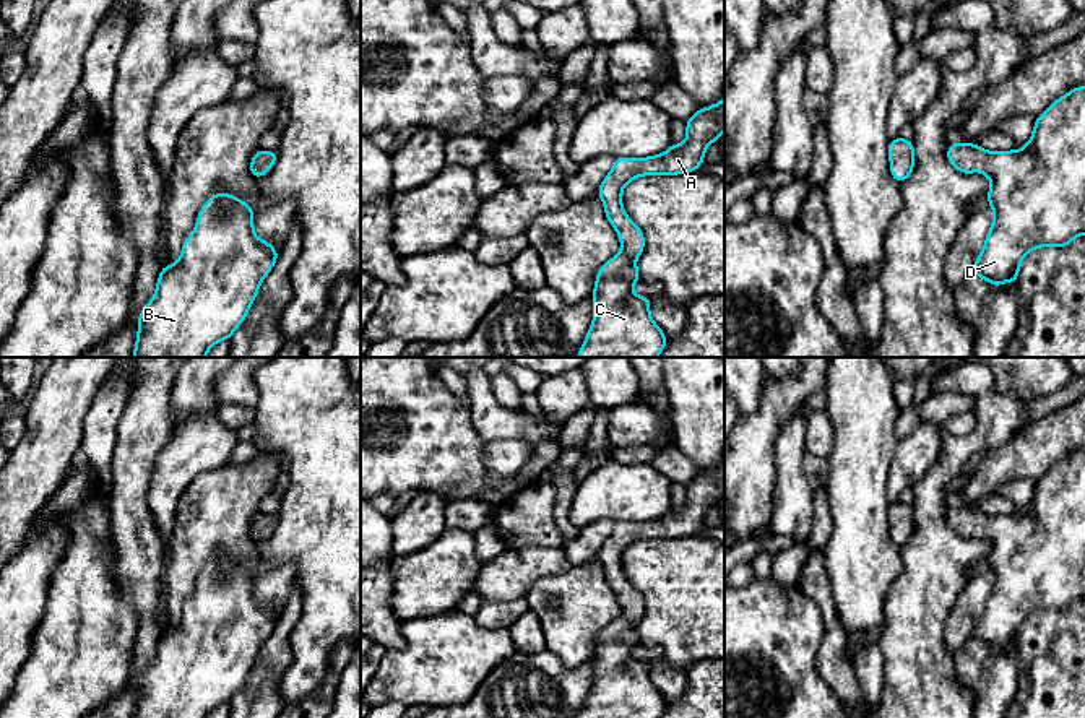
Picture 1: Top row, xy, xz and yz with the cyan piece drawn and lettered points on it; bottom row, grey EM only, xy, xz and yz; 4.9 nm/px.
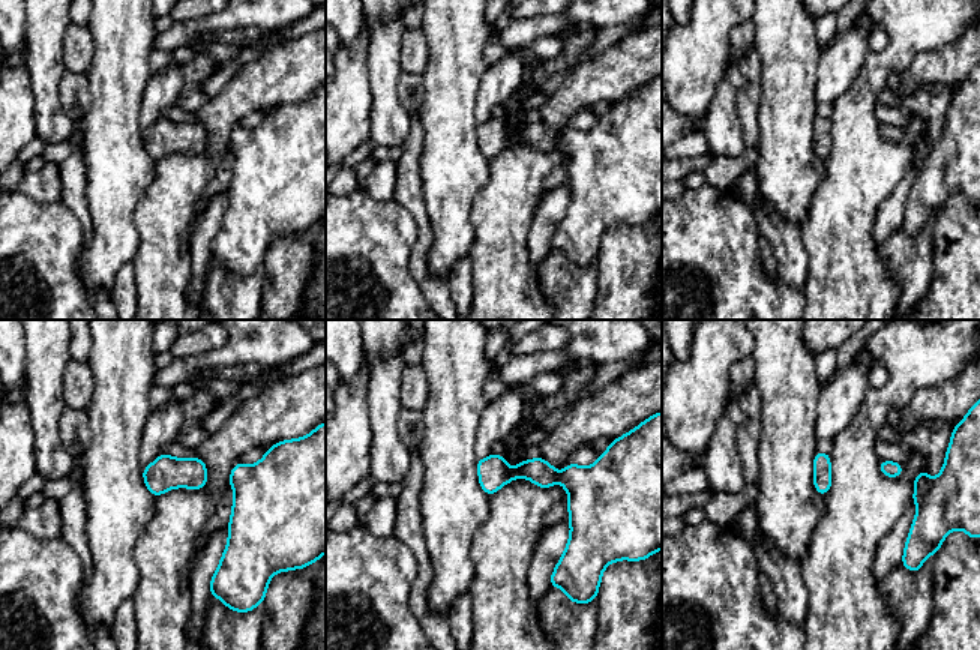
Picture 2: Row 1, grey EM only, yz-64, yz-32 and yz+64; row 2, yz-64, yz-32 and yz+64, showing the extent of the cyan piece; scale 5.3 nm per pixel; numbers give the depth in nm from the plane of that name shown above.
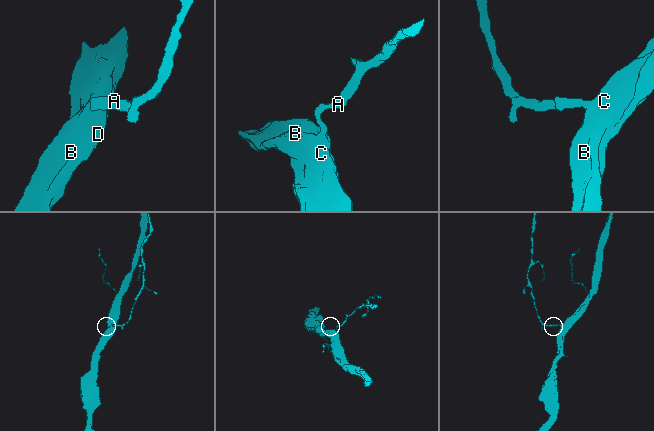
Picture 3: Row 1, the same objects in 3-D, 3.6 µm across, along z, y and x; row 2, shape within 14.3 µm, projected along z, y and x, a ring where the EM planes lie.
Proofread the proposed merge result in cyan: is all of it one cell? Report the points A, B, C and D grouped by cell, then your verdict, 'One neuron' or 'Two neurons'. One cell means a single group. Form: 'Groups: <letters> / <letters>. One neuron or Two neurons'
Groups: A B C D. One neuron

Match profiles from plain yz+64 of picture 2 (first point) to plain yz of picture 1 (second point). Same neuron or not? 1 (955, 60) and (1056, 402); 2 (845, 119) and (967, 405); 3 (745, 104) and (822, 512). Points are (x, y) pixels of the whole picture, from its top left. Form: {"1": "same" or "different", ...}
{"1": "different", "2": "different", "3": "same"}

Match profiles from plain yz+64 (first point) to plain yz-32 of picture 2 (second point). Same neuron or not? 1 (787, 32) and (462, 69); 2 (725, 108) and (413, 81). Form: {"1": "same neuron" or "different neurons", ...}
{"1": "same neuron", "2": "different neurons"}

